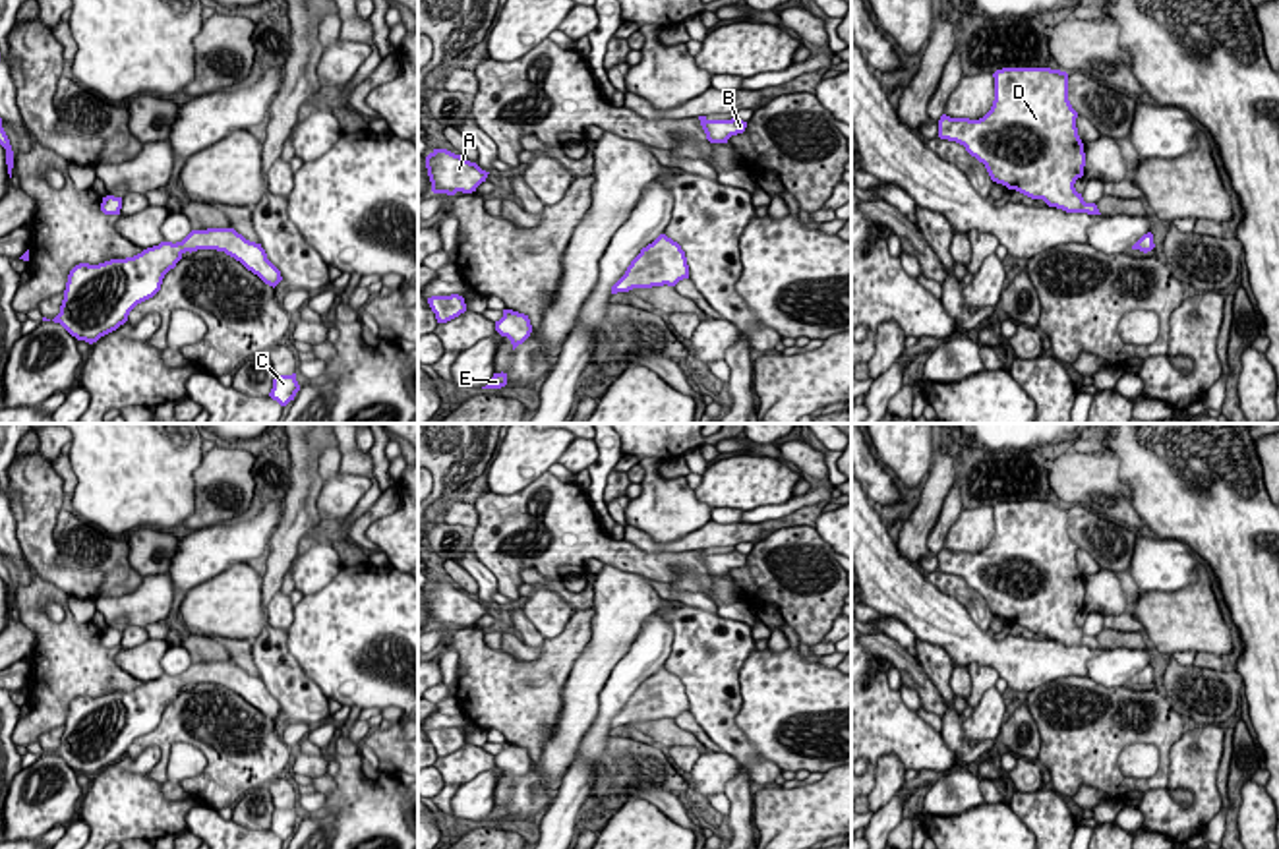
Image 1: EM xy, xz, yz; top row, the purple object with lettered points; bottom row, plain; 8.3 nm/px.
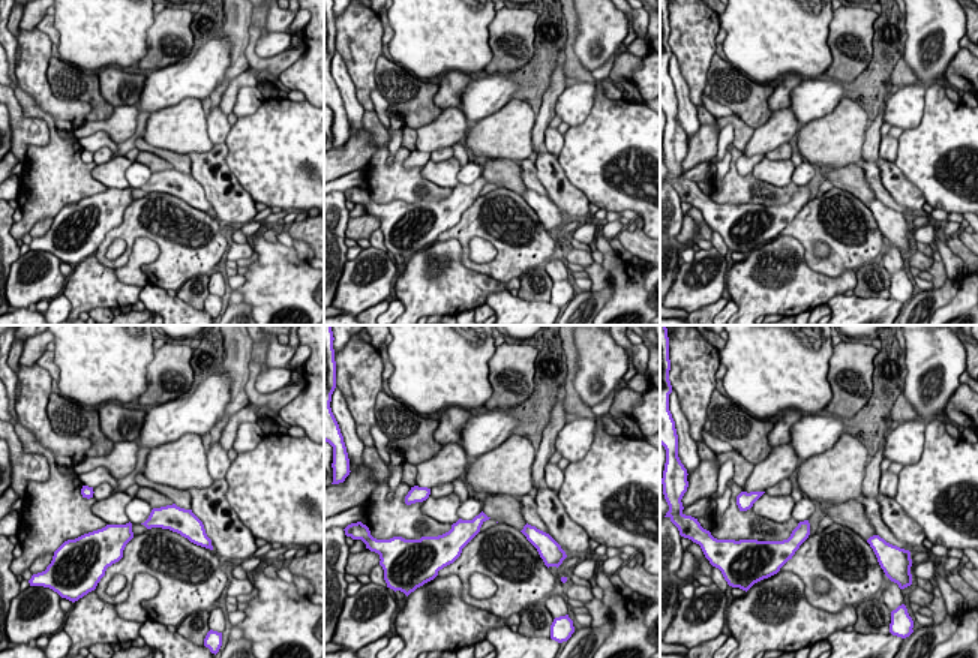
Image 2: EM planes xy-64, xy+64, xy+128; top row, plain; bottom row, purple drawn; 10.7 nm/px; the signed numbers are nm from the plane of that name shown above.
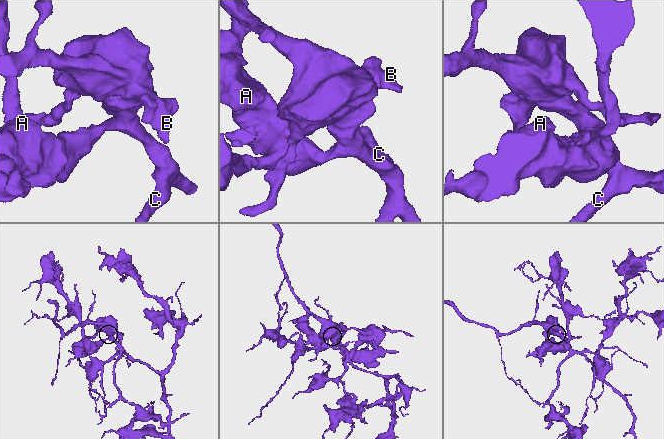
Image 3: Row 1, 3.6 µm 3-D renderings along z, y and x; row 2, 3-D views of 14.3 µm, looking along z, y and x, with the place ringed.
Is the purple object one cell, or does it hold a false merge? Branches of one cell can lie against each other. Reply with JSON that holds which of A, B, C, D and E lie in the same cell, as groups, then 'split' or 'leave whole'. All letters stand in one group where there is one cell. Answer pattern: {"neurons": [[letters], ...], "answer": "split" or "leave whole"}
{"neurons": [["A", "B", "C", "D", "E"]], "answer": "leave whole"}

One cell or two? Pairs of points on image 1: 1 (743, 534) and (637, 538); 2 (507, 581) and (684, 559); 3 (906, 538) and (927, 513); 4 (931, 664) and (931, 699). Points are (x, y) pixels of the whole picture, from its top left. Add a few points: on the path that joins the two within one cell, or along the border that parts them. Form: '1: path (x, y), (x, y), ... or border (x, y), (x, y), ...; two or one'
1: path (716, 534), (680, 546), (664, 546); one
2: path (546, 552), (550, 548), (604, 548), (639, 561); one
3: path (912, 532), (923, 519); one
4: border (918, 662), (947, 706), (941, 718); two

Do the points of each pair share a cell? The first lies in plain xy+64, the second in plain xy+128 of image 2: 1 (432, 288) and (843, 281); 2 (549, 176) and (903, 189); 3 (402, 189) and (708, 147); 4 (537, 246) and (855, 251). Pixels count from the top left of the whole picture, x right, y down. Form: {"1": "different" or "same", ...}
{"1": "same", "2": "same", "3": "different", "4": "same"}

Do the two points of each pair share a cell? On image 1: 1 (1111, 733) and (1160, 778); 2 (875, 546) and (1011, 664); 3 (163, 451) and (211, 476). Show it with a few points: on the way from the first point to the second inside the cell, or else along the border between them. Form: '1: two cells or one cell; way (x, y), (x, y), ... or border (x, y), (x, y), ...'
1: one cell; way (1132, 733), (1152, 735), (1163, 747), (1163, 757)
2: one cell; way (902, 583), (968, 644), (974, 644)
3: two cells; border (204, 455), (194, 472), (192, 513)

